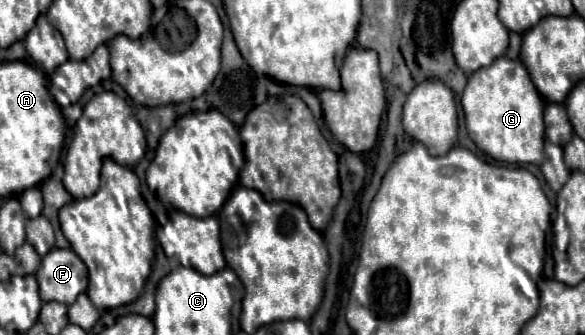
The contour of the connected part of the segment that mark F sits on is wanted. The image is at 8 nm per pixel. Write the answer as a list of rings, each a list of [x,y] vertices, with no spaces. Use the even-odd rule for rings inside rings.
[[[51,249],[35,273],[43,301],[75,303],[77,295],[87,289],[87,267],[71,249]]]

